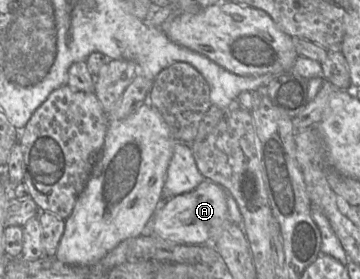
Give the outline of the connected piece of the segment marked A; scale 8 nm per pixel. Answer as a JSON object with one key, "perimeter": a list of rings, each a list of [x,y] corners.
{"perimeter":[[[205,179],[195,190],[163,200],[150,220],[153,234],[177,244],[212,244],[228,220],[227,195],[223,187]]]}

